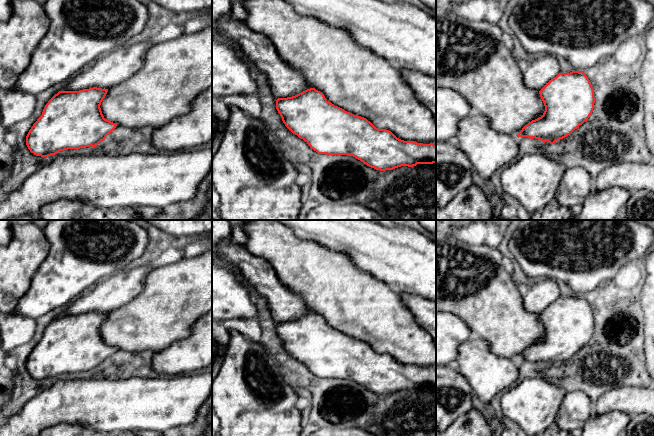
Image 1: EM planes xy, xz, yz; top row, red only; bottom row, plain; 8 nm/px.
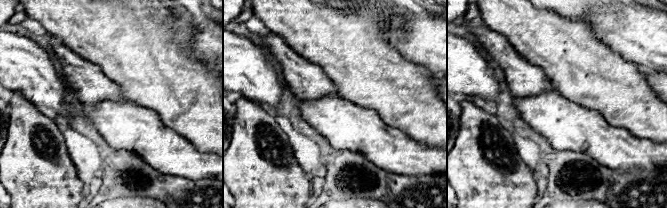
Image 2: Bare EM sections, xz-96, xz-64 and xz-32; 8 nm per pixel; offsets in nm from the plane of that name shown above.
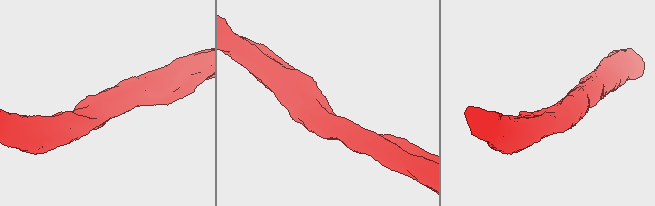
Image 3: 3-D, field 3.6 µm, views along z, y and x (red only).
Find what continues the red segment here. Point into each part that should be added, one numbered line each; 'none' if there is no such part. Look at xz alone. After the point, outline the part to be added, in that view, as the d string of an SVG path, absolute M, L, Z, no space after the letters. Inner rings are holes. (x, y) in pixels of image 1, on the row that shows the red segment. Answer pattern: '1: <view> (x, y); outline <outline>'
1: xz (284, 81); outline M228 15L213 22L212 26L222 32L231 44L238 48L250 65L254 65L266 75L270 90L276 99L292 97L307 89L314 88L300 71L293 69L281 59L274 44L264 34L251 30L243 21L237 21Z

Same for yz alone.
1: yz (537, 71); outline M537 55L518 62L524 84L540 91L560 73L560 65L552 55Z

